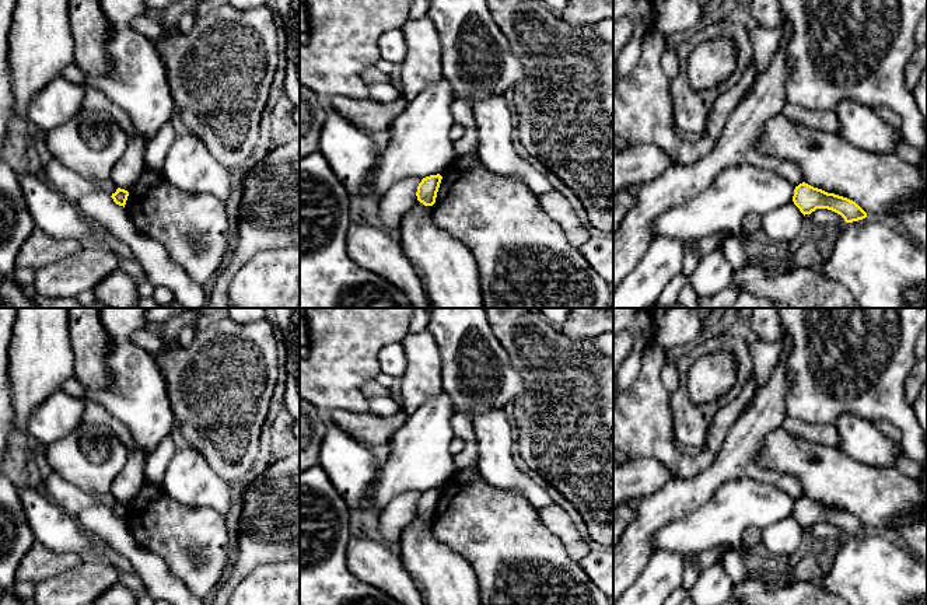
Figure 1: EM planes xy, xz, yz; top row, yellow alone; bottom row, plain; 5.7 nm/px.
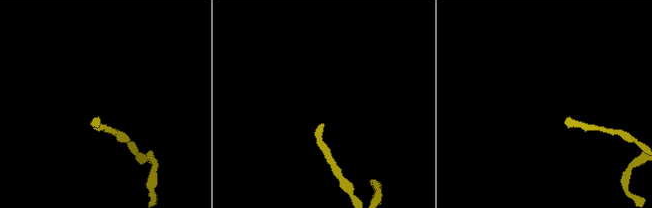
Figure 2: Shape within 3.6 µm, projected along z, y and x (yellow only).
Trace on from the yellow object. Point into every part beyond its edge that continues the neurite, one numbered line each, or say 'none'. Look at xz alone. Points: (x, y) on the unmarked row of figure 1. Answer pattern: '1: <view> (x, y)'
none

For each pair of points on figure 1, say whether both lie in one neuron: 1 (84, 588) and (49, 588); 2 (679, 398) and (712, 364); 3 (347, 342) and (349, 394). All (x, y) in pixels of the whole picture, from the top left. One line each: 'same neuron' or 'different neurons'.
1: same neuron
2: different neurons
3: same neuron

